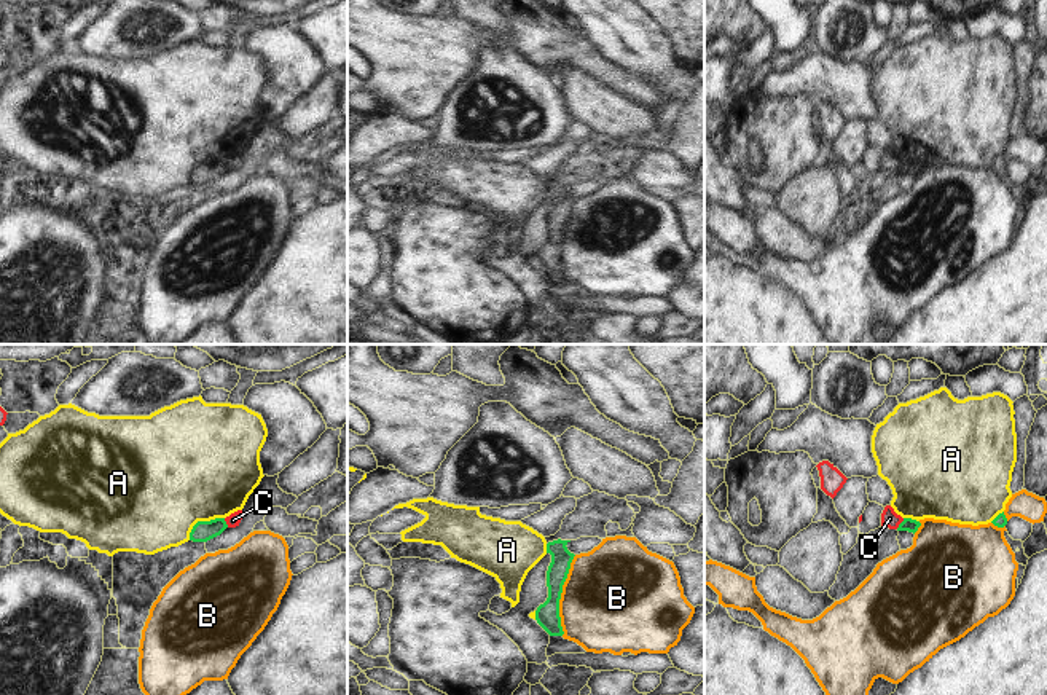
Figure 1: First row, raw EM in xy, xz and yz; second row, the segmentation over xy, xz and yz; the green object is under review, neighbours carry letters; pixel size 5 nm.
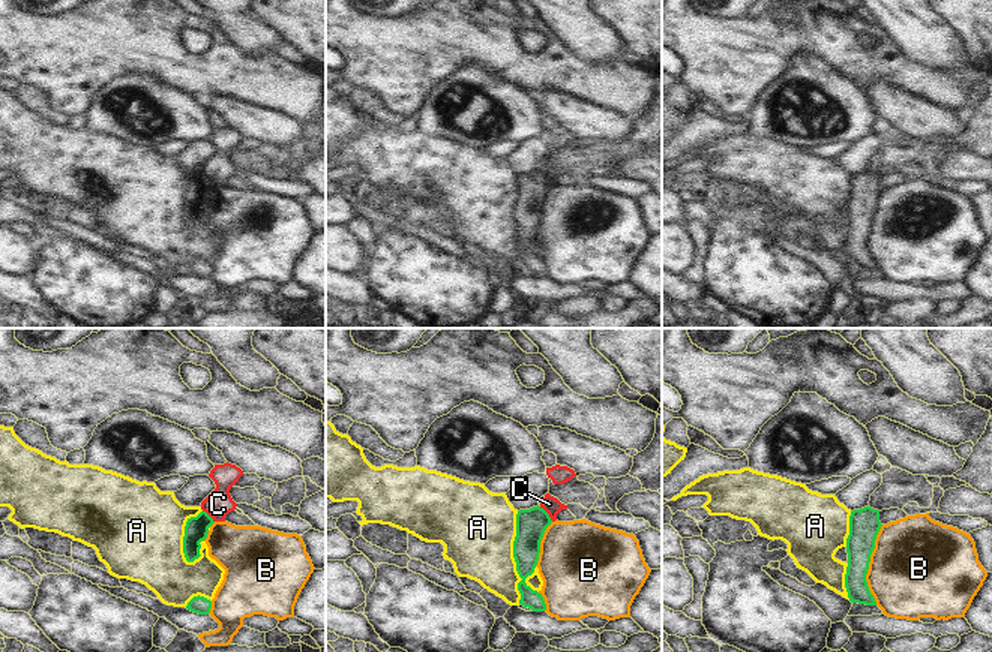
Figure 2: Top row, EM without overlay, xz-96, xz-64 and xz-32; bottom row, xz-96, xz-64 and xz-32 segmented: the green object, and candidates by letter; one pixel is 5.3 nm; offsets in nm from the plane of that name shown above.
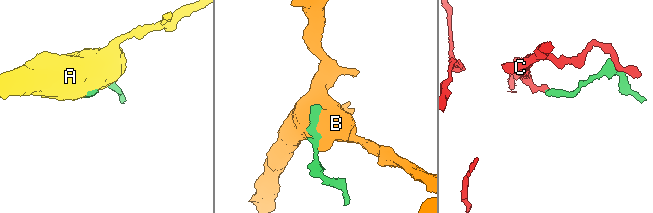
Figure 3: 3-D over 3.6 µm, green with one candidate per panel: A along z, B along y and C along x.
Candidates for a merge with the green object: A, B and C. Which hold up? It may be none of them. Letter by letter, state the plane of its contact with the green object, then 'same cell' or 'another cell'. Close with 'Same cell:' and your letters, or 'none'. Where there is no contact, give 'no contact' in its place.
A: contact in xy; another cell
B: contact in xz; another cell
C: contact in yz; another cell
Same cell: none

